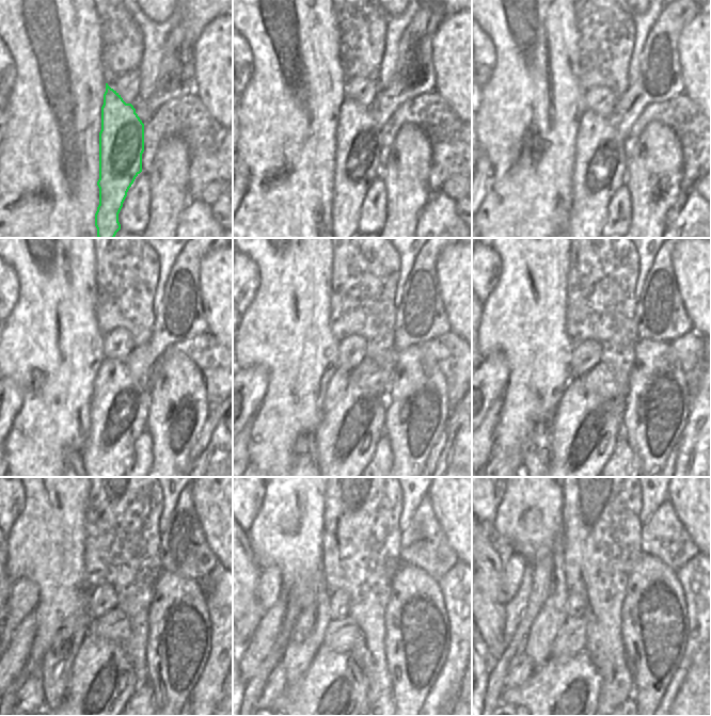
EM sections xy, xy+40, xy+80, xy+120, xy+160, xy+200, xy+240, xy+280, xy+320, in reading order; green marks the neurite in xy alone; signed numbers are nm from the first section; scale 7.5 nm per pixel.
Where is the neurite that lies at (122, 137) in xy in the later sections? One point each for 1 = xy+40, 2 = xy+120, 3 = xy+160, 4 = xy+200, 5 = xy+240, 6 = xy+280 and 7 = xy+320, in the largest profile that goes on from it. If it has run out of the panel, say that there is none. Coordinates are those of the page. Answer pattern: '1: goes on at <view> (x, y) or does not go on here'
1: goes on at xy+40 (359, 141)
2: goes on at xy+120 (119, 408)
3: goes on at xy+160 (353, 420)
4: goes on at xy+200 (586, 426)
5: goes on at xy+240 (103, 681)
6: goes on at xy+280 (333, 693)
7: goes on at xy+320 (563, 694)

